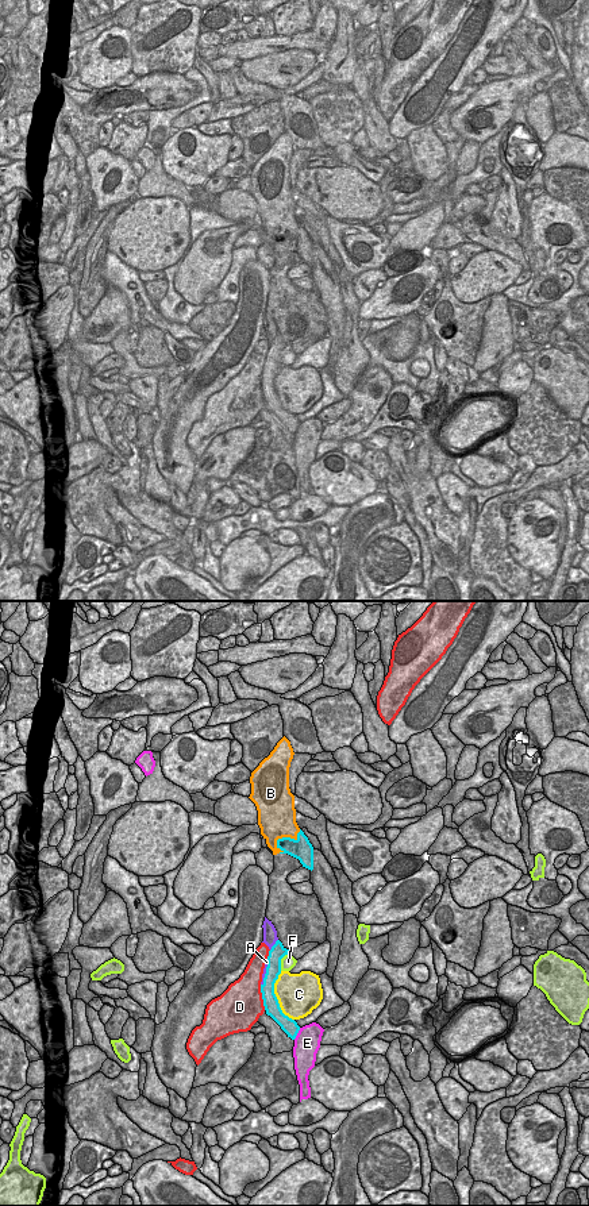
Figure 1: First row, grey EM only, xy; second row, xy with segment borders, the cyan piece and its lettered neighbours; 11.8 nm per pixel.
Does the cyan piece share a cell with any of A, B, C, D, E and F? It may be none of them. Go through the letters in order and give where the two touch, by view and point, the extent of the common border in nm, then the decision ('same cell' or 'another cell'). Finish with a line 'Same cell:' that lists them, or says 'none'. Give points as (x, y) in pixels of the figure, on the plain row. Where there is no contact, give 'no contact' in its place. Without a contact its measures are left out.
A: meets cyan in xy at (274, 339); contact 170 nm long; another cell
B: meets cyan in xy at (284, 232); contact 380 nm long; same cell
C: meets cyan in xy at (276, 392); contact 600 nm long; another cell
D: meets cyan in xy at (262, 392); contact 320 nm long; another cell
E: meets cyan in xy at (297, 427); contact 170 nm long; another cell
F: meets cyan in xy at (280, 357); contact 240 nm long; another cell
Same cell: B

